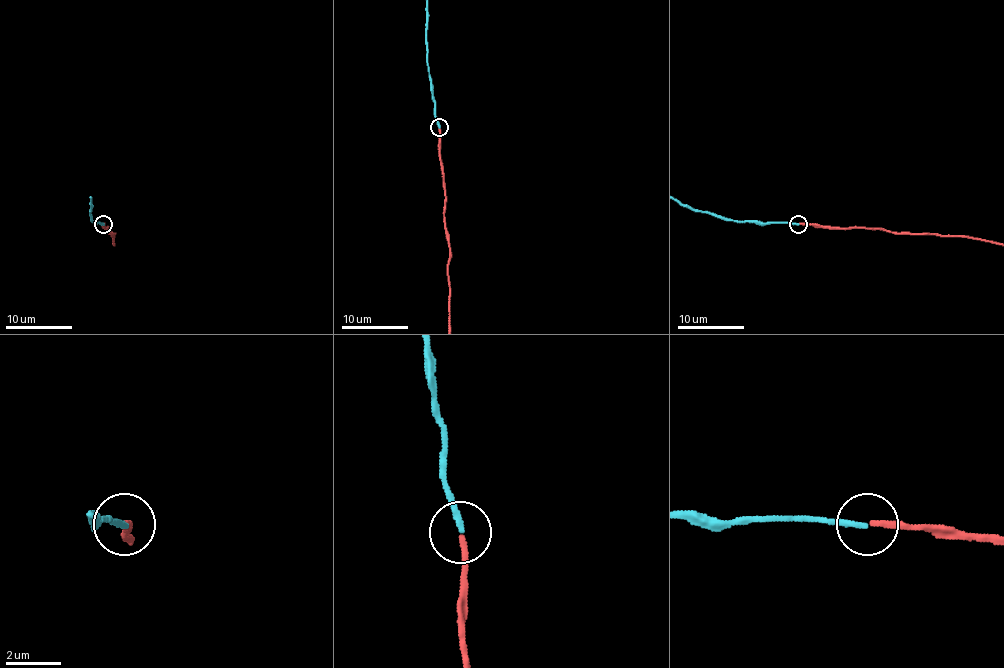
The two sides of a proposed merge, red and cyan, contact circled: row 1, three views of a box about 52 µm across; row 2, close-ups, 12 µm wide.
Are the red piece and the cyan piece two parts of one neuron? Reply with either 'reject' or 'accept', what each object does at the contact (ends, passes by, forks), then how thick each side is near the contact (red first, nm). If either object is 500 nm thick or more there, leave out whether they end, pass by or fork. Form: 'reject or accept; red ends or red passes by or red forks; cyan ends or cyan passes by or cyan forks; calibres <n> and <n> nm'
accept; red ends; cyan ends; calibres 240 and 220 nm

